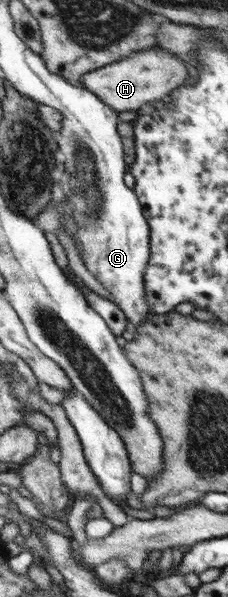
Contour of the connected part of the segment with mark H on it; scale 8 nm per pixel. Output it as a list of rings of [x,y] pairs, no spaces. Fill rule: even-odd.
[[[154,48],[133,53],[120,62],[86,75],[83,78],[84,86],[117,112],[137,110],[151,102],[160,103],[171,97],[172,93],[178,91],[190,79],[186,65],[181,61],[183,59],[173,54],[175,53]]]

